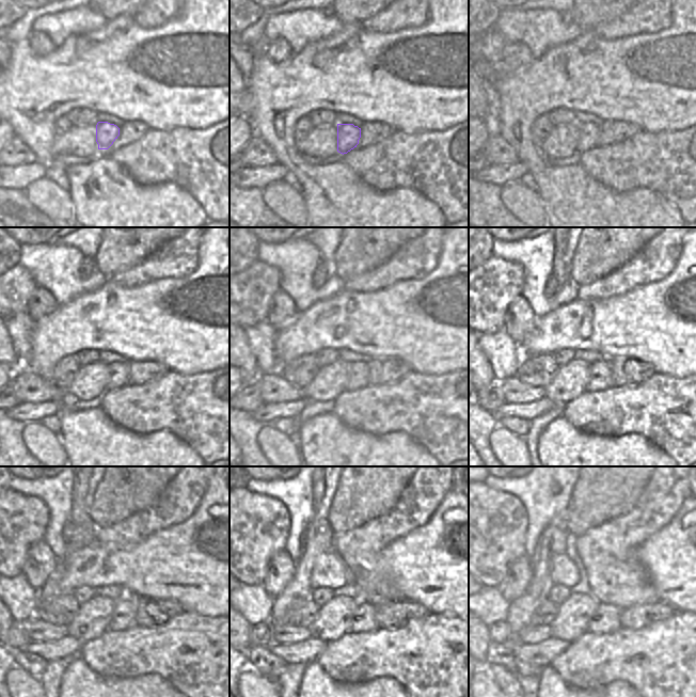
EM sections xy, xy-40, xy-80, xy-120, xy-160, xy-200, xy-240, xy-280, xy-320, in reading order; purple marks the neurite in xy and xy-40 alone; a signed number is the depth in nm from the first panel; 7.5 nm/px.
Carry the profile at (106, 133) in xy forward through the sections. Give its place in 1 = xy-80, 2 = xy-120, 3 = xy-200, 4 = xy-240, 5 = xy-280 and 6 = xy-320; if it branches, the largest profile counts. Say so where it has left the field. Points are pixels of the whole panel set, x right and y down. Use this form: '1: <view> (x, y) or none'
1: xy-80 (589, 132)
2: xy-120 (119, 373)
3: xy-200 (601, 379)
4: xy-240 (124, 617)
5: xy-280 (364, 620)
6: xy-320 (605, 619)

